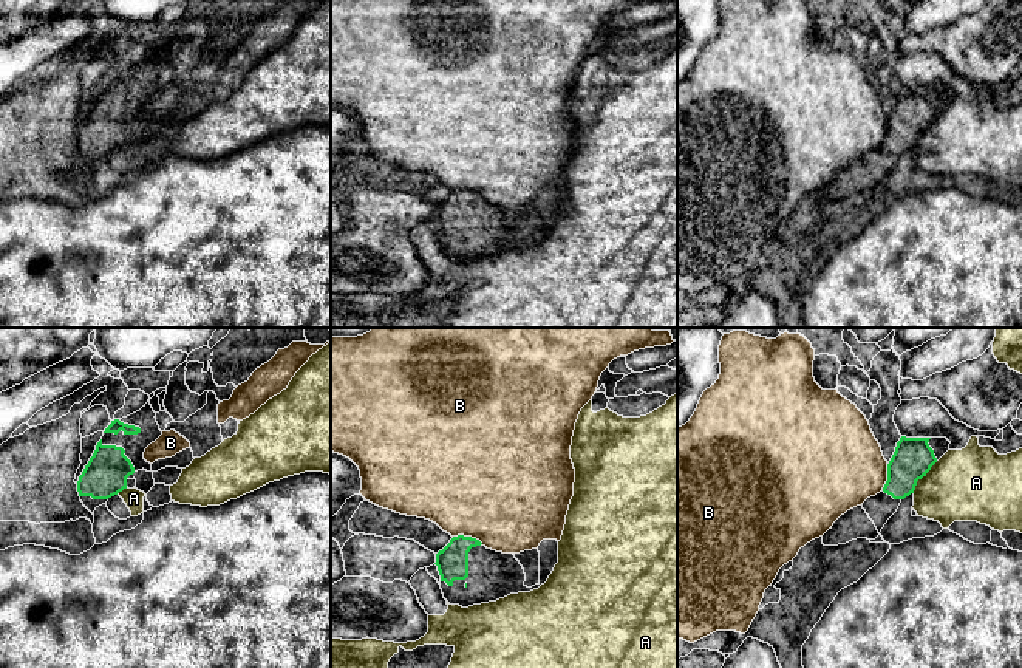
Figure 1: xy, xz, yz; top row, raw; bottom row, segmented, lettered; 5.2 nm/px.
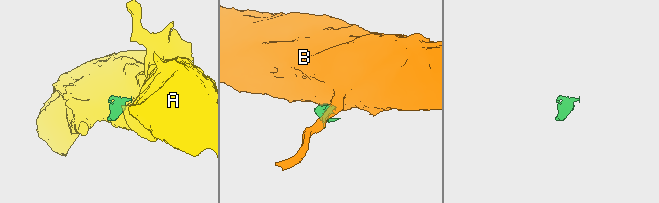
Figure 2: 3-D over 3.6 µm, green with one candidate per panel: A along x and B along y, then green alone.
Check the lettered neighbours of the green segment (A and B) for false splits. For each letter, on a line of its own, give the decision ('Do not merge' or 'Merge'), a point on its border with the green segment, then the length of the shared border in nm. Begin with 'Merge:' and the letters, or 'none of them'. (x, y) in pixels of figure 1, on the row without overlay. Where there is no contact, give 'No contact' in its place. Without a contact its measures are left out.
Merge: none of them
A: Do not merge. Touches green at yz (922, 130). Shared border 220 nm
B: Do not merge. Touches green at xz (469, 190). Shared border 170 nm

